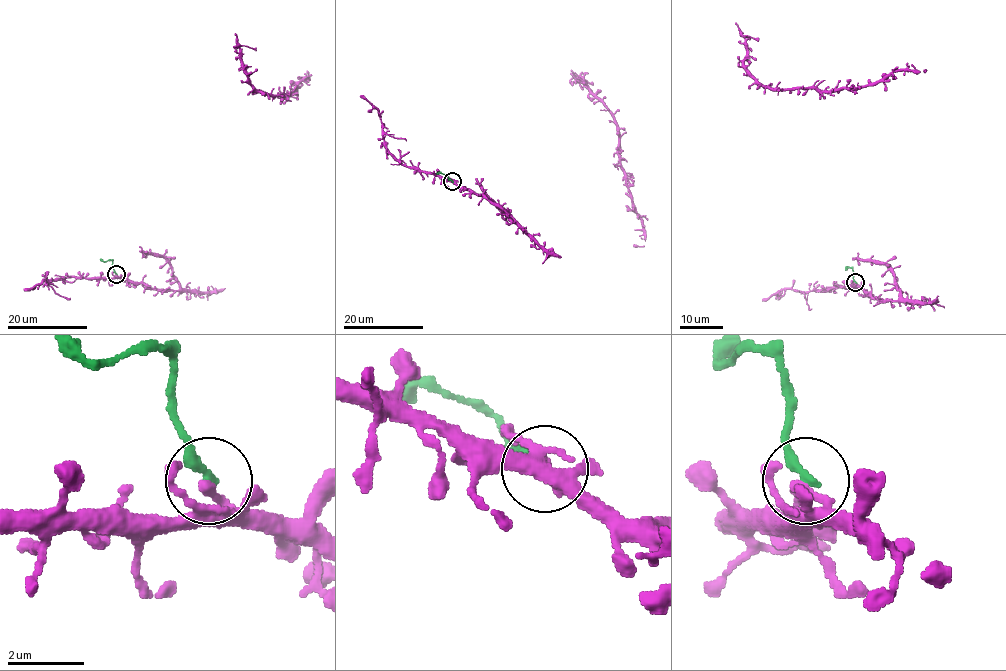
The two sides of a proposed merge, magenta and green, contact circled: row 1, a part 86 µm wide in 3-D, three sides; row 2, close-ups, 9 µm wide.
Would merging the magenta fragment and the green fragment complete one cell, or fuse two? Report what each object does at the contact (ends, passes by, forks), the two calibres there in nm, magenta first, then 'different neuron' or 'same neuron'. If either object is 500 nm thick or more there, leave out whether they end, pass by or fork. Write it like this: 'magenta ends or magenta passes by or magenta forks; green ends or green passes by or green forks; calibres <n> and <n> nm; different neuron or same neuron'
magenta ends; green ends; calibres 280 and 280 nm; different neuron

